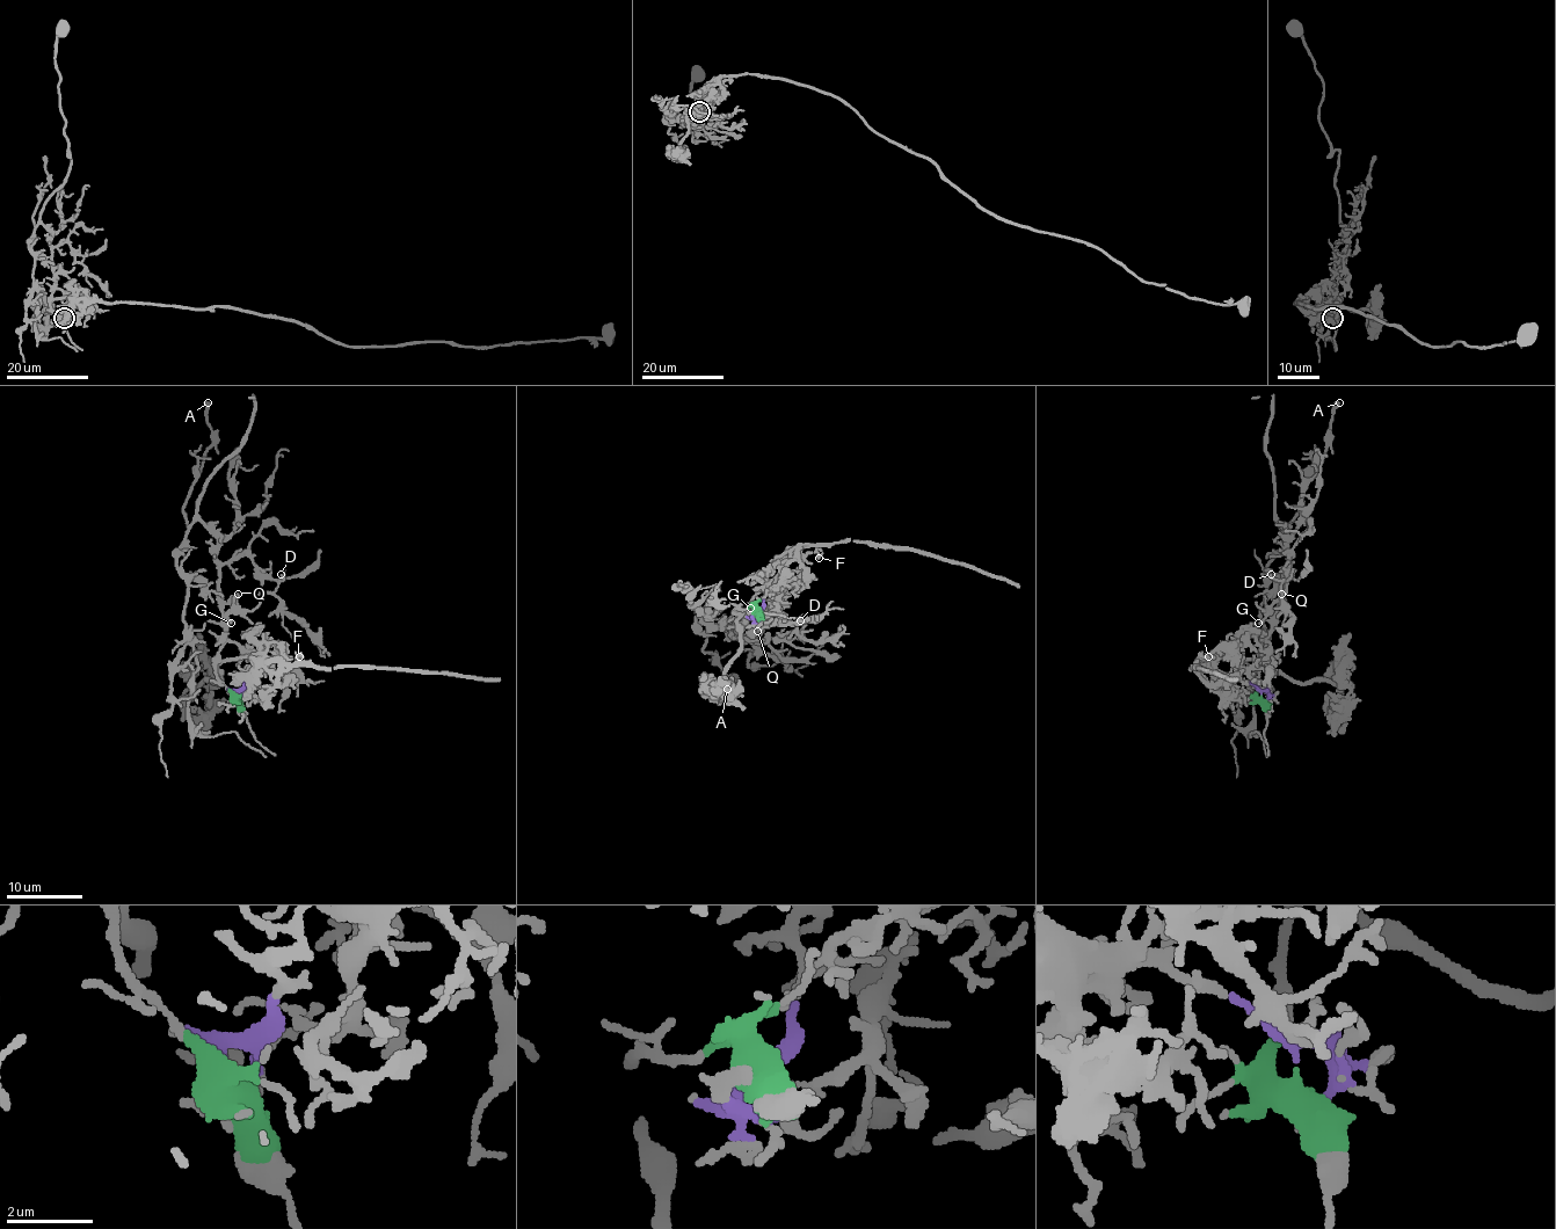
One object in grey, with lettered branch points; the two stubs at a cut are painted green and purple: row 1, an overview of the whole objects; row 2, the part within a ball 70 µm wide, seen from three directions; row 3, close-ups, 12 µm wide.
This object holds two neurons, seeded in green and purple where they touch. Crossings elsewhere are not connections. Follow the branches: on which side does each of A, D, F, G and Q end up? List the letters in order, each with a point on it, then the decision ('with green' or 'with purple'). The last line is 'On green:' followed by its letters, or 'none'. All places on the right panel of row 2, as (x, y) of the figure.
A: (1339, 402) | with green
D: (1271, 574) | with green
F: (1208, 656) | with purple
G: (1258, 623) | with green
Q: (1281, 594) | with green
On green: A, D, G, Q

